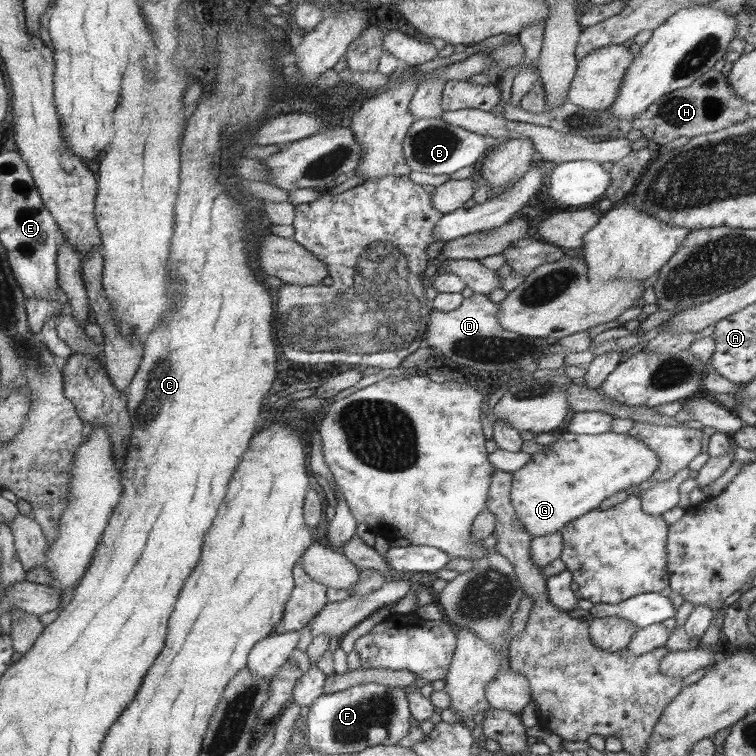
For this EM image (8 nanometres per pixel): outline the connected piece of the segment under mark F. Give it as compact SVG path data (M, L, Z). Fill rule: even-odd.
M370 682L335 693L322 693L309 706L308 740L315 751L331 754L360 752L369 746L398 744L410 732L409 702L402 686Z

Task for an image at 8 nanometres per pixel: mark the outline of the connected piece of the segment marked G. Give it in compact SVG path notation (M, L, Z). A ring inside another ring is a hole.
M561 432L558 437L559 440L554 444L548 444L548 450L532 454L530 462L513 473L512 503L522 524L525 524L526 531L534 537L558 533L570 522L577 521L584 514L597 510L603 500L616 492L636 486L646 486L652 482L653 474L658 465L661 465L657 452L630 434Z

